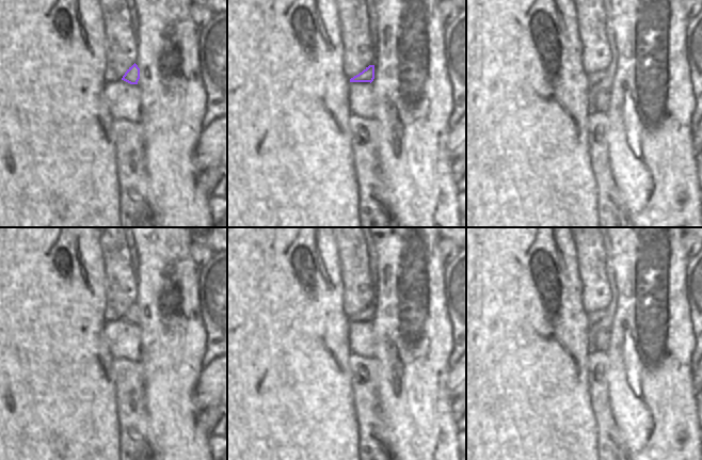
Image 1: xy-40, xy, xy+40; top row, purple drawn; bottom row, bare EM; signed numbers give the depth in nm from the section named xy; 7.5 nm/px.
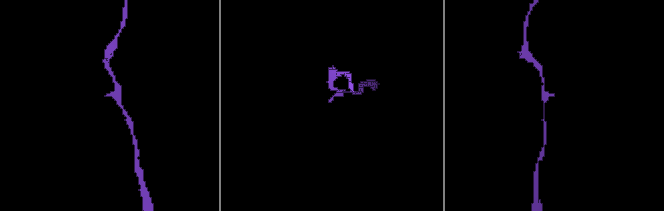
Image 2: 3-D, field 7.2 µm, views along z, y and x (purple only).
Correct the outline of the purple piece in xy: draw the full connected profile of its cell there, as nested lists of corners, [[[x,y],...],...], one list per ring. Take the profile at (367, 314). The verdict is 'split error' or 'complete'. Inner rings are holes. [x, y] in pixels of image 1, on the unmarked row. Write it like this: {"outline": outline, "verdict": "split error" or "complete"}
{"outline": [[[369,304],[362,312],[350,318],[350,321],[372,321],[374,318],[374,304]]], "verdict": "complete"}

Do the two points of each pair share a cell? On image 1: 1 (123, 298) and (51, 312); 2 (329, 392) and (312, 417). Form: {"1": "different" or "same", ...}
{"1": "different", "2": "same"}

